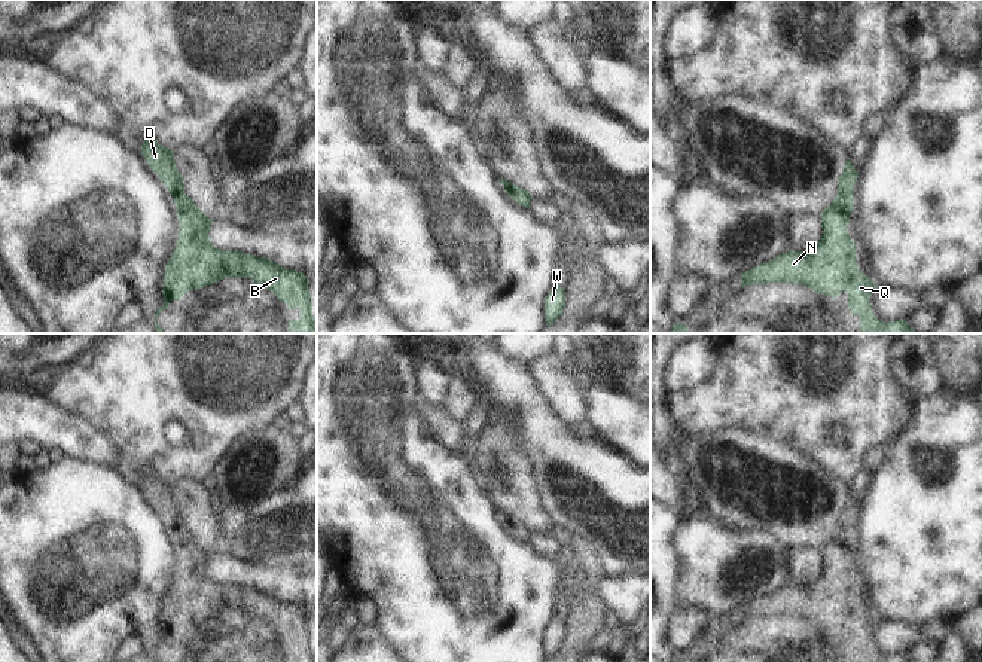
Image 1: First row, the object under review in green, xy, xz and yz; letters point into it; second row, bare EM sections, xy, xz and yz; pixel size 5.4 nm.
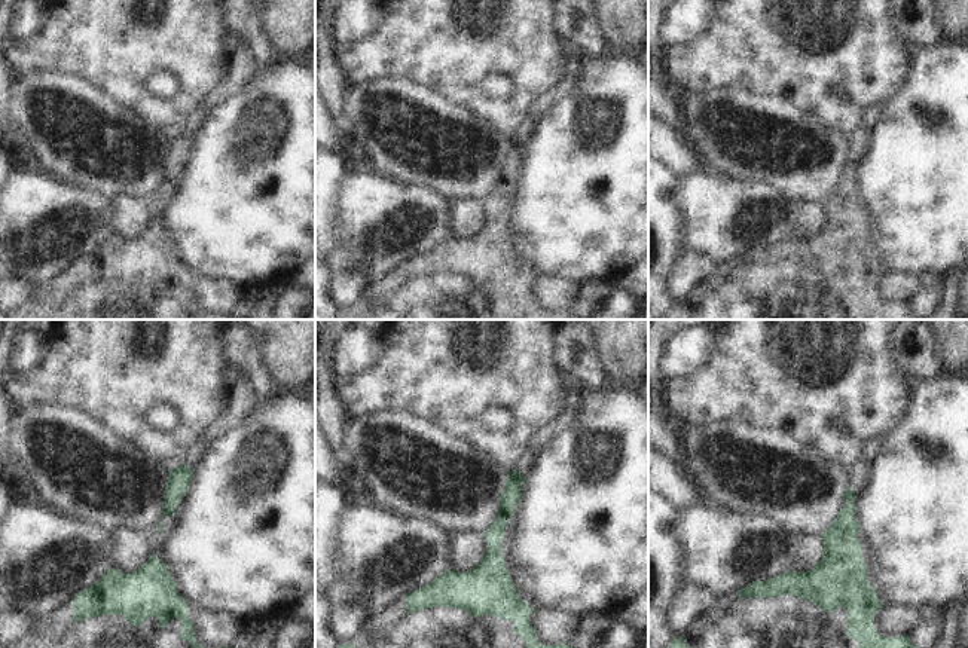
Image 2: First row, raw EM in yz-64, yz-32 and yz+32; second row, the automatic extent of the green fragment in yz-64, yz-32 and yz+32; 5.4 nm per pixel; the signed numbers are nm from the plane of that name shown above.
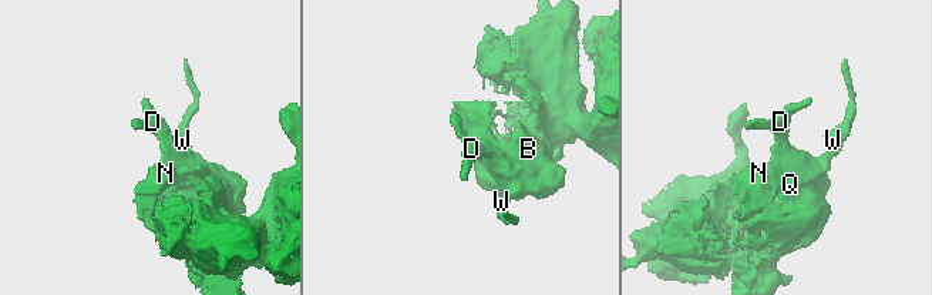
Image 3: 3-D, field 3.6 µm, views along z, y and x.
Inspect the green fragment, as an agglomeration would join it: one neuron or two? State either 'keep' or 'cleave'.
keep

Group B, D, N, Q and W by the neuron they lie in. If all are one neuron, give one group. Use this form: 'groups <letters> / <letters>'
groups B D N Q W

